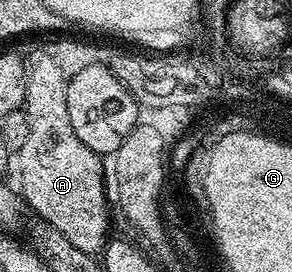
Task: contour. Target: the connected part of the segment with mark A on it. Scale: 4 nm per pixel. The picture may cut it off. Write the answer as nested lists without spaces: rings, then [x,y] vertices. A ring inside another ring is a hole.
[[[34,53],[28,57],[24,110],[30,130],[24,147],[16,152],[20,194],[41,220],[60,231],[74,247],[98,255],[112,233],[112,213],[106,210],[108,181],[102,178],[103,158],[89,150],[72,129],[66,82],[48,54]]]

